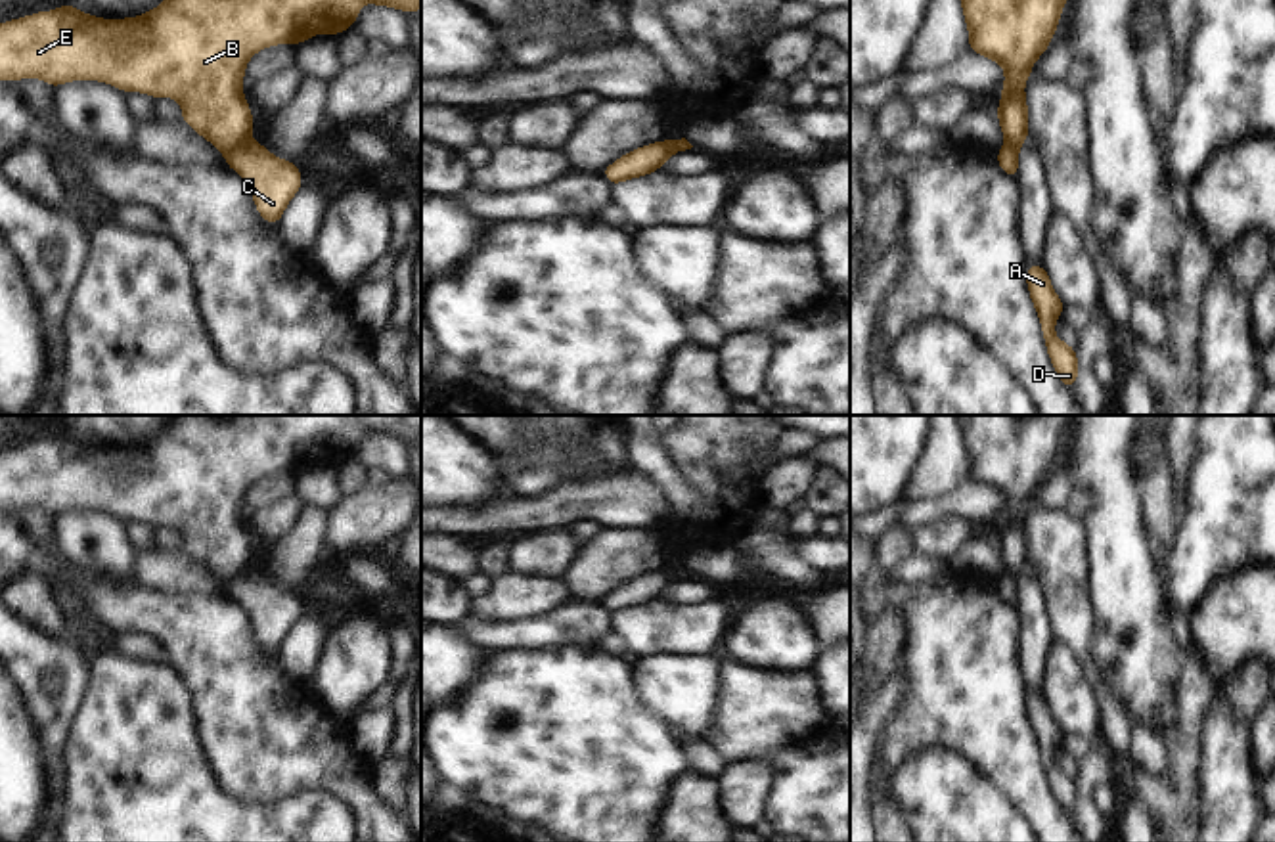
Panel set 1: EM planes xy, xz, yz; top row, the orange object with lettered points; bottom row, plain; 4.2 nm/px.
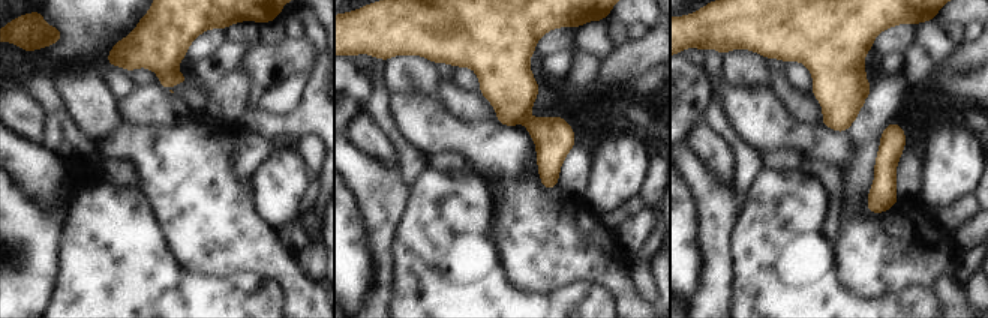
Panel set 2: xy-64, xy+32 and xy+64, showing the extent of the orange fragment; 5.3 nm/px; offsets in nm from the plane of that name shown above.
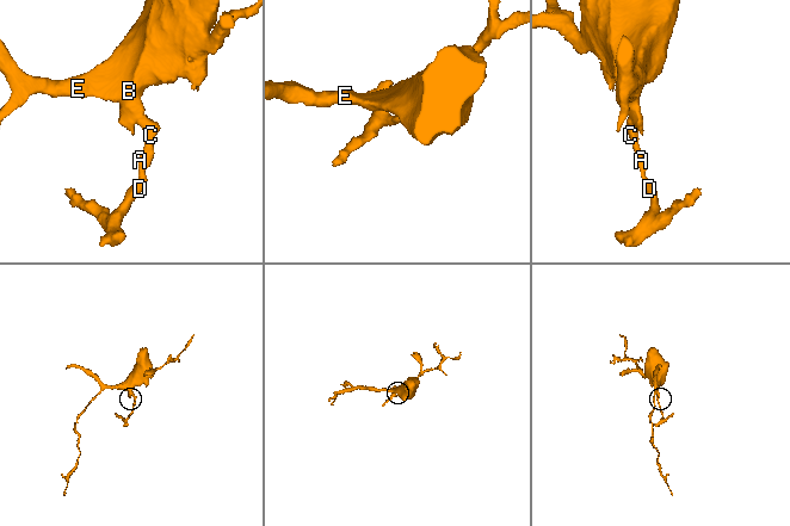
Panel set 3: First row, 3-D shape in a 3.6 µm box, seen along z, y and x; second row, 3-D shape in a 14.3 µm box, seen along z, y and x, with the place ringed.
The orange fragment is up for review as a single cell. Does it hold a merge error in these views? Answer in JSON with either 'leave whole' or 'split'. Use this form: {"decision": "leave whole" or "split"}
{"decision": "split"}

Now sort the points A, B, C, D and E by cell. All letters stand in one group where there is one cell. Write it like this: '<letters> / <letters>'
A C D / B E

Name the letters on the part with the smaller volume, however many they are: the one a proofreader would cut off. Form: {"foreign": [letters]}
{"foreign": ["A", "C", "D"]}

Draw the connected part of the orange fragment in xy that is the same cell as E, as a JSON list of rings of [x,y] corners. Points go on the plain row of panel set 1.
[[[174,415],[155,438],[124,448],[94,446],[65,431],[52,440],[0,452],[0,507],[36,505],[54,517],[71,509],[98,509],[113,513],[124,522],[174,526],[182,534],[182,549],[226,587],[230,580],[249,572],[253,563],[253,542],[241,517],[247,490],[268,475],[297,475],[312,463],[345,461],[354,454],[362,432],[417,440],[421,438],[421,415]]]

